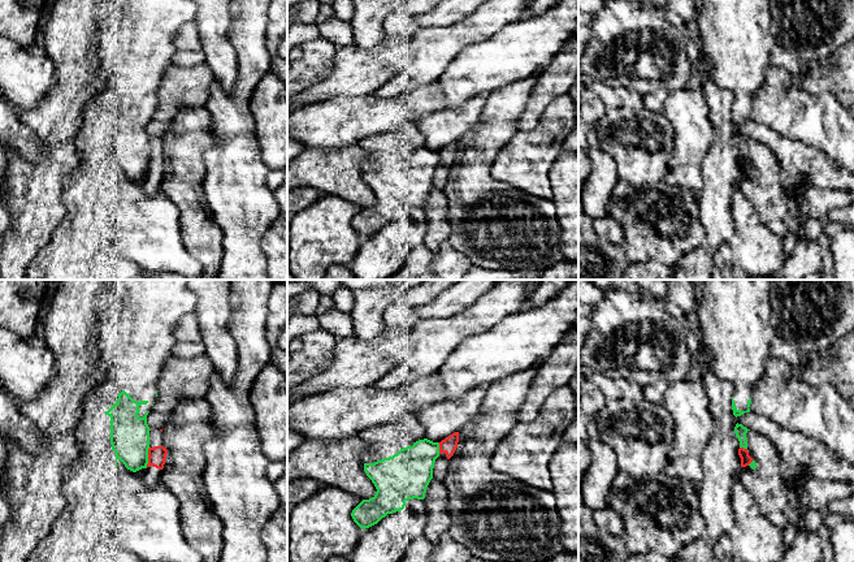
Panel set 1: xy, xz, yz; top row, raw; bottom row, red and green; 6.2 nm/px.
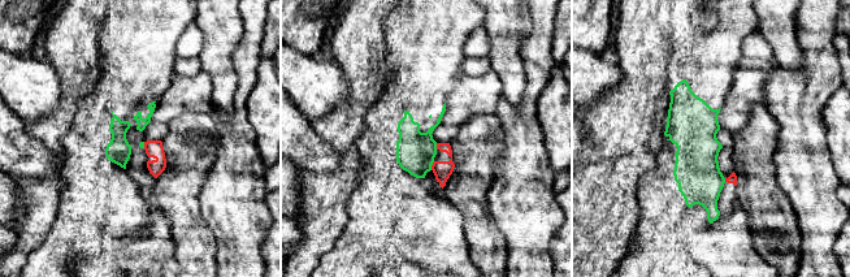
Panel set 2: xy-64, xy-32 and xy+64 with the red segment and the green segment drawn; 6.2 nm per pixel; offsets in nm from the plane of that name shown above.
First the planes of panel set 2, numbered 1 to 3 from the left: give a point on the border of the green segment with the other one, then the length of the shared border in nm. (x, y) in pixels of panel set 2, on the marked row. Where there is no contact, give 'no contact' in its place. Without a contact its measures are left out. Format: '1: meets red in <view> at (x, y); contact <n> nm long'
1: meets red in xy-64 at (144, 145); contact 40 nm long
2: meets red in xy-32 at (432, 165); contact 60 nm long
3: meets red in xy+64 at (725, 180); contact 30 nm long

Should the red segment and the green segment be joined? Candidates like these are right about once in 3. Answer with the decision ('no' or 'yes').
no

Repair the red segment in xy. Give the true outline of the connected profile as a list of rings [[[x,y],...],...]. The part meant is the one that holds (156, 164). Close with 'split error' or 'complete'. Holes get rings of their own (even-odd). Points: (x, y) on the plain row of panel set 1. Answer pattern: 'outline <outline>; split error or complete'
outline [[[162,138],[149,139],[148,173],[144,182],[144,191],[148,196],[160,193],[161,178],[164,177],[168,159],[164,156]]]; split error

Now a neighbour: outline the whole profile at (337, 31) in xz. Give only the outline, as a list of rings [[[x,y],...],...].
[[[331,16],[329,20],[324,22],[315,23],[318,29],[320,38],[329,40],[338,48],[356,46],[350,21],[342,21],[335,16]]]

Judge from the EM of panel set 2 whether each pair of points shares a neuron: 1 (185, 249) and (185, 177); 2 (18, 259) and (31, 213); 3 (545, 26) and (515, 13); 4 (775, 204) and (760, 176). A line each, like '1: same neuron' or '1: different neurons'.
1: same neuron
2: same neuron
3: different neurons
4: same neuron

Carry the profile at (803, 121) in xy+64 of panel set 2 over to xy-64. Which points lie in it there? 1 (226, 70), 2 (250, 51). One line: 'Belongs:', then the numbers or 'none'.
Belongs: 2

